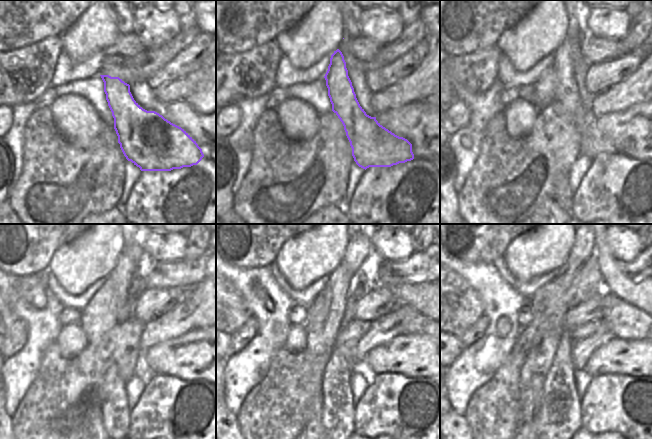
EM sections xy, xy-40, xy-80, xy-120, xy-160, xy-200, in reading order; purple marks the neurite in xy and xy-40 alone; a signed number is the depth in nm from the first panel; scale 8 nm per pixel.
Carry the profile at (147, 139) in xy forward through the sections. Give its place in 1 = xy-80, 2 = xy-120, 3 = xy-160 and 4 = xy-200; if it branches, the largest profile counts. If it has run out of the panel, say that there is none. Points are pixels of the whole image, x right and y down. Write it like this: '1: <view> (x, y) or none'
1: xy-80 (593, 142)
2: xy-120 (121, 276)
3: xy-160 (359, 248)
4: xy-200 (583, 247)

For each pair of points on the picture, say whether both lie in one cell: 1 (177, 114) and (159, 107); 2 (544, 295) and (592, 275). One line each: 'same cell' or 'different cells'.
1: different cells
2: same cell

